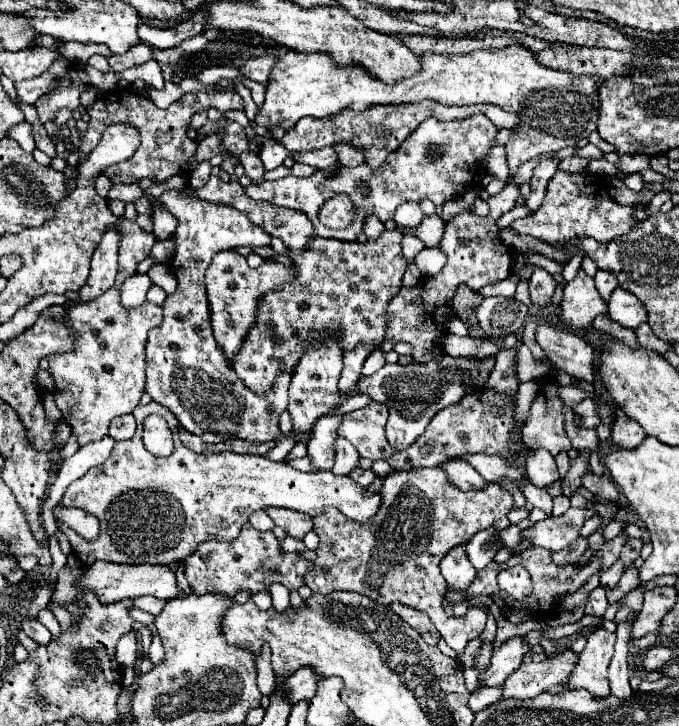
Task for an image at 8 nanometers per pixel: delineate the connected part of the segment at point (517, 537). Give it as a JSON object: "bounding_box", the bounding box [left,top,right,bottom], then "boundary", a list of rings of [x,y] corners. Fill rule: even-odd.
{"bounding_box":[498,519,534,550],"boundary":[[[524,519],[518,524],[511,524],[508,528],[499,532],[498,540],[502,541],[508,549],[513,550],[520,543],[522,532],[533,525],[534,523],[529,519]]]}

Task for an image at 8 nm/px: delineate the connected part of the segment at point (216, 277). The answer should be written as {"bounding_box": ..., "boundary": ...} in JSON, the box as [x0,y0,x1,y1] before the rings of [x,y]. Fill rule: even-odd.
{"bounding_box":[206,250,294,360],"boundary":[[[222,250],[212,259],[206,270],[206,290],[212,314],[212,330],[216,342],[224,348],[230,360],[234,358],[234,352],[240,348],[246,332],[252,328],[256,320],[258,298],[264,292],[274,290],[276,286],[284,286],[292,280],[294,280],[292,268],[272,262],[266,262],[260,268],[250,268],[246,264],[246,258],[240,256],[236,250]]]}

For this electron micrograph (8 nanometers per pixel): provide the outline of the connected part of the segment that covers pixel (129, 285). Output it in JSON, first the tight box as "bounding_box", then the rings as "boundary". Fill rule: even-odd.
{"bounding_box":[122,274,152,306],"boundary":[[[134,274],[130,280],[124,282],[122,288],[122,302],[124,306],[140,306],[146,300],[146,292],[152,286],[148,274]]]}

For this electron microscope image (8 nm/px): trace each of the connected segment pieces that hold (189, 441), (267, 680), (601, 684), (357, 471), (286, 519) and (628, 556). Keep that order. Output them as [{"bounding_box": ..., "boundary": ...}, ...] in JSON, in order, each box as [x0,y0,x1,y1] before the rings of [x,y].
[{"bounding_box":[180,430,222,452],"boundary":[[[180,430],[180,440],[182,440],[182,444],[184,444],[186,448],[190,448],[190,450],[194,450],[194,452],[206,452],[206,450],[218,452],[218,450],[222,450],[222,448],[218,448],[218,444],[204,444],[198,436],[194,436],[194,434],[186,432],[186,430]]]},{"bounding_box":[256,654,276,696],"boundary":[[[262,654],[260,658],[256,658],[256,666],[258,666],[258,688],[264,696],[270,696],[270,692],[276,688],[276,674],[270,666],[270,656]]]},{"bounding_box":[568,628,614,698],"boundary":[[[596,628],[588,636],[588,644],[580,654],[578,664],[574,666],[574,672],[568,680],[568,688],[574,690],[588,690],[596,698],[604,698],[610,694],[608,686],[608,664],[614,654],[614,632],[608,632],[606,628]]]},{"bounding_box":[350,468,378,488],"boundary":[[[354,468],[352,472],[350,472],[350,478],[358,484],[358,486],[362,486],[362,488],[366,488],[368,484],[372,484],[378,476],[372,472],[372,470],[364,470],[364,468]]]},{"bounding_box":[266,508,312,540],"boundary":[[[266,508],[266,514],[274,520],[276,526],[280,526],[288,536],[296,540],[302,540],[304,534],[312,530],[312,518],[300,512],[292,512],[288,508]]]},{"bounding_box":[622,538,642,566],"boundary":[[[630,538],[624,544],[624,548],[622,548],[622,562],[624,562],[624,566],[630,566],[640,556],[640,548],[642,548],[642,542],[636,540],[636,538]]]}]

